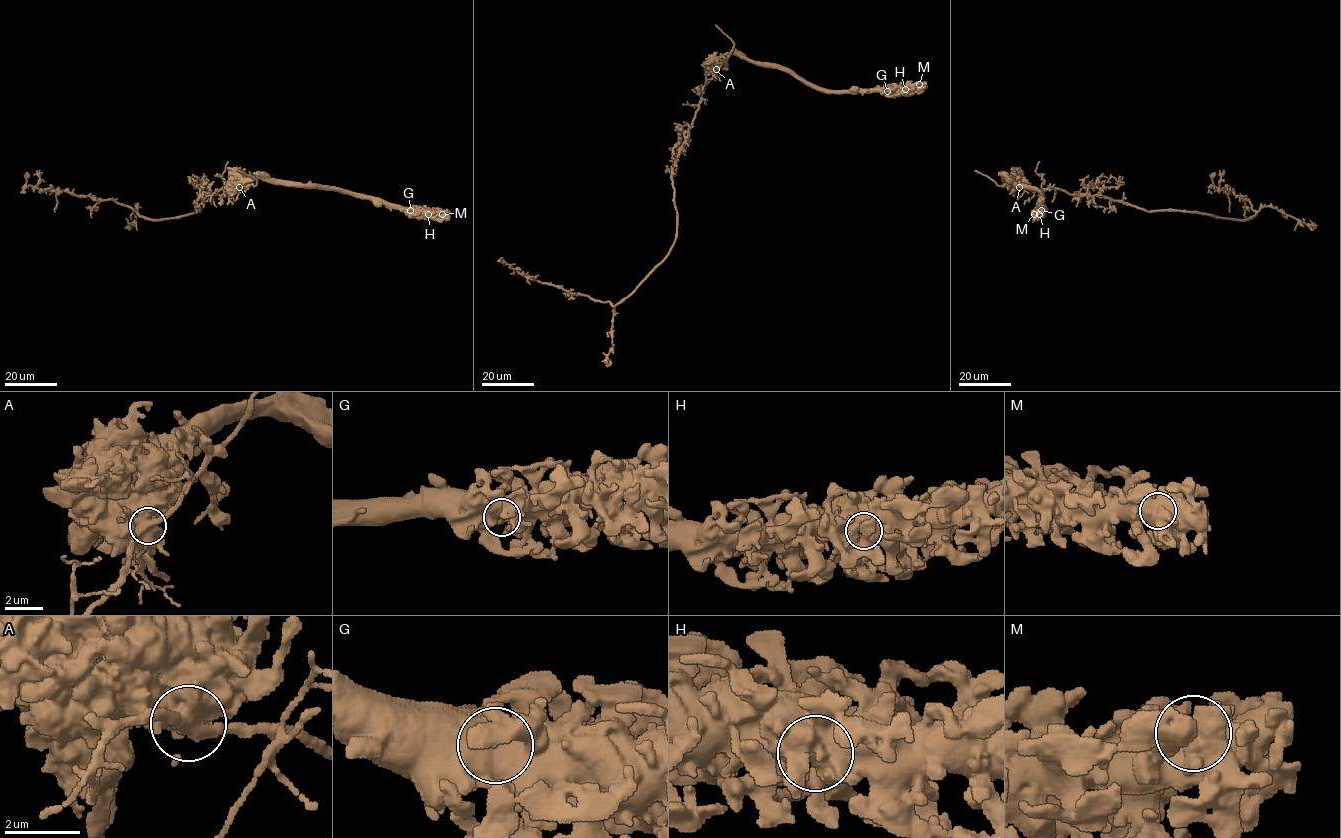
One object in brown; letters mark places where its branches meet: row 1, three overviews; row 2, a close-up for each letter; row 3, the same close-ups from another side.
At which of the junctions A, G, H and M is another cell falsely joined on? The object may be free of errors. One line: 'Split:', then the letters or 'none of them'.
Split: A

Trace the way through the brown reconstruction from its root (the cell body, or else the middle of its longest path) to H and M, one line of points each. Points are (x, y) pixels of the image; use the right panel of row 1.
H: (1040, 201), (1039, 214)
M: (1040, 201), (1039, 209), (1034, 214)

